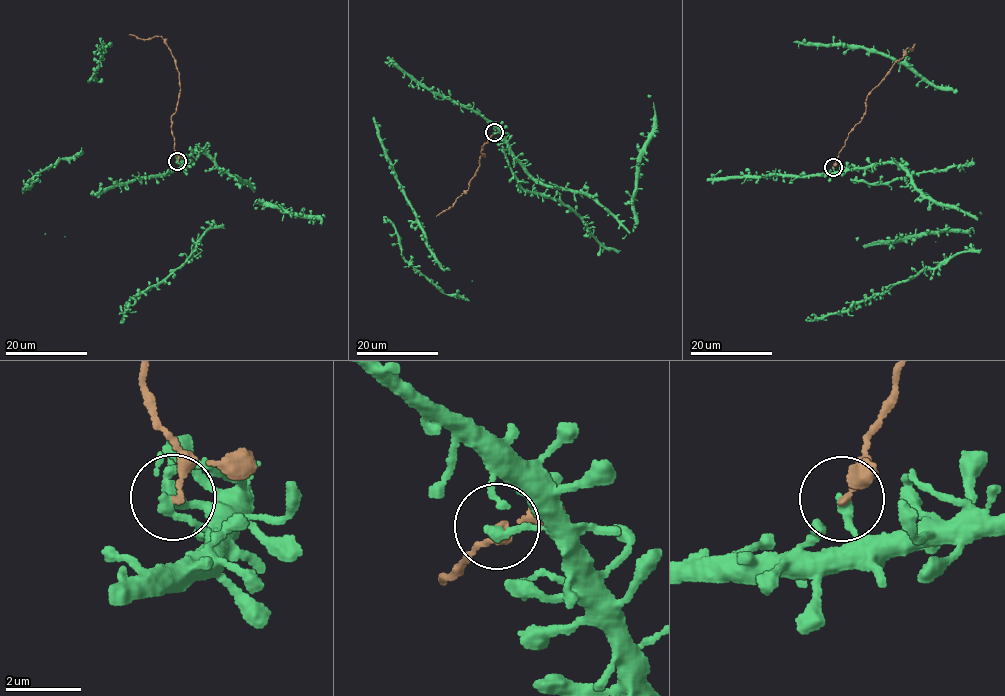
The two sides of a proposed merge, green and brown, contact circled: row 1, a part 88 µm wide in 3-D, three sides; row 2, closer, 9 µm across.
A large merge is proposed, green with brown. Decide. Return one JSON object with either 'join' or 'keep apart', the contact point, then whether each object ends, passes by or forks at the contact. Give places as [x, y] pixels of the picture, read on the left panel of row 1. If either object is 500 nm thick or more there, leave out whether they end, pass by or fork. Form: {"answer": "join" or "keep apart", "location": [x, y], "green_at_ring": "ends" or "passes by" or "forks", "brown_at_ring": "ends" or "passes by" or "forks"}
{"answer": "keep apart", "location": [177, 161], "green_at_ring": "ends", "brown_at_ring": "ends"}

